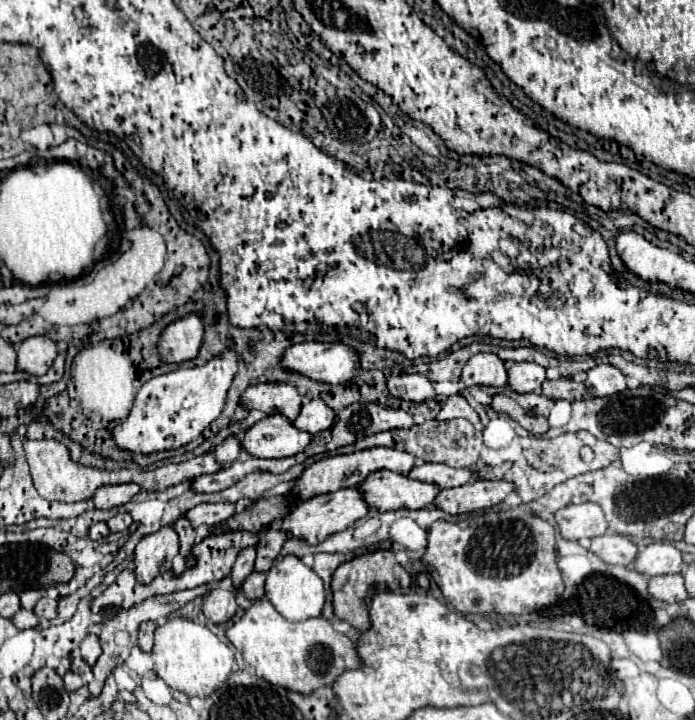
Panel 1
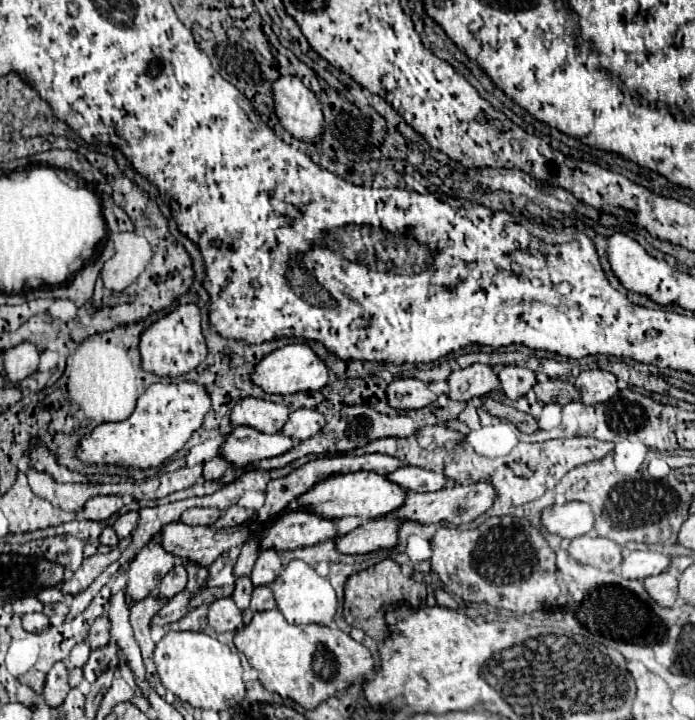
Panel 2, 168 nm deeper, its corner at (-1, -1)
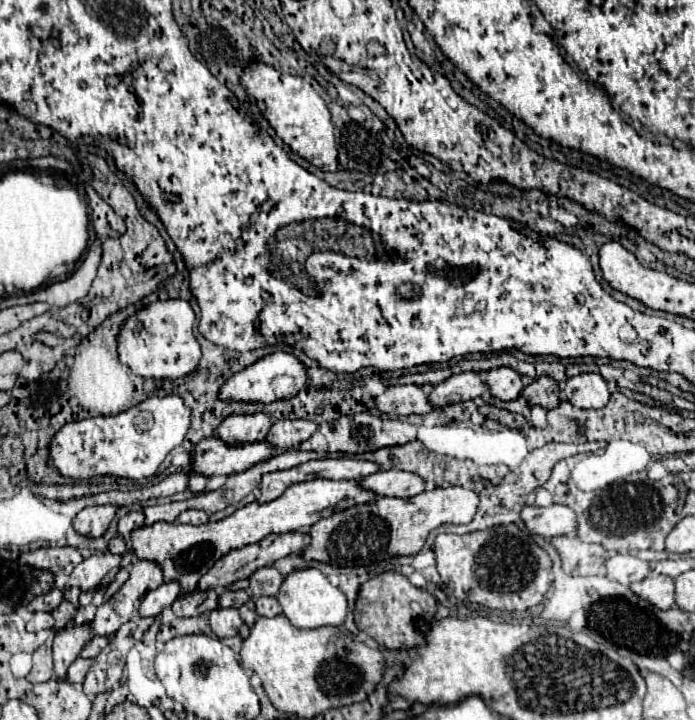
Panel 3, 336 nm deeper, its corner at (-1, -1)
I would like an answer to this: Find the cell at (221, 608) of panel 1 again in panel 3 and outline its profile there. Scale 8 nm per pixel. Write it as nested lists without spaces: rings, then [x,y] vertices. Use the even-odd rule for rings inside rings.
[[[217,608],[217,610],[211,612],[209,620],[211,620],[211,630],[219,638],[237,636],[237,632],[239,632],[239,628],[243,624],[237,608]]]

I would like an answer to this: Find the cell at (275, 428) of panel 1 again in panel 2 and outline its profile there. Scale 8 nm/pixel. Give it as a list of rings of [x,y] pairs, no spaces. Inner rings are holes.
[[[235,426],[221,454],[235,466],[247,466],[255,460],[281,456],[289,452],[293,444],[293,438],[285,434],[263,434],[251,426]]]

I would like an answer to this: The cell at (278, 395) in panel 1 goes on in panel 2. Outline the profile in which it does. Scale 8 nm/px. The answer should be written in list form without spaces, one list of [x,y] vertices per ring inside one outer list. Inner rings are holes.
[[[241,398],[233,412],[231,412],[231,424],[233,426],[251,426],[257,428],[259,432],[265,434],[275,434],[281,432],[285,422],[289,420],[291,408],[285,404],[275,404],[269,400],[261,400],[261,398]]]

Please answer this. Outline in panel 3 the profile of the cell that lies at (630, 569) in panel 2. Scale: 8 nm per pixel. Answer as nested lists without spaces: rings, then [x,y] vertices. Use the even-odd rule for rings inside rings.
[[[615,554],[609,560],[605,560],[607,578],[611,578],[619,584],[625,584],[625,586],[643,580],[649,572],[651,572],[649,564],[631,554]]]

